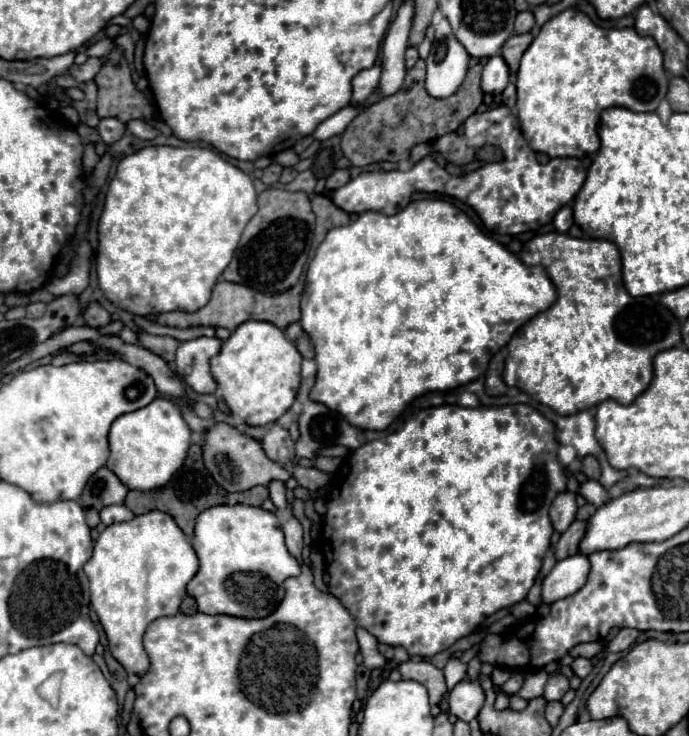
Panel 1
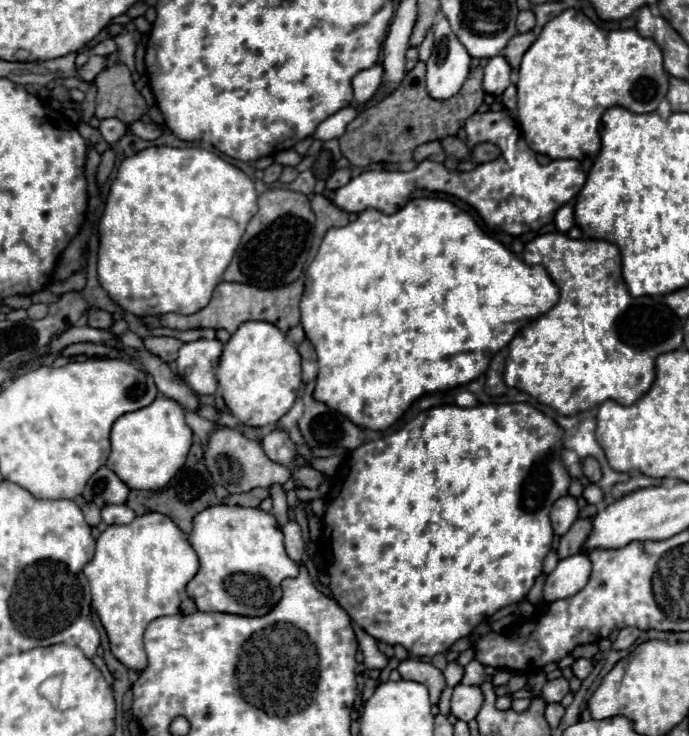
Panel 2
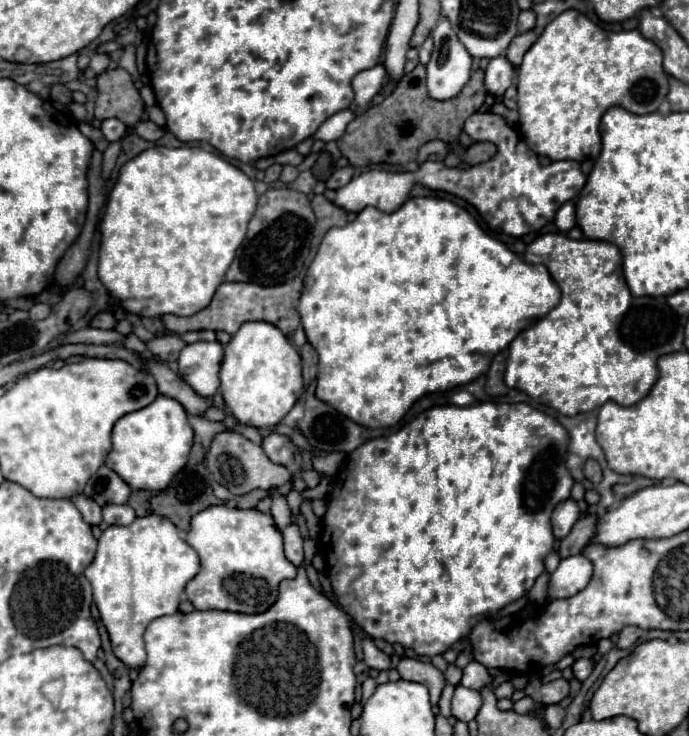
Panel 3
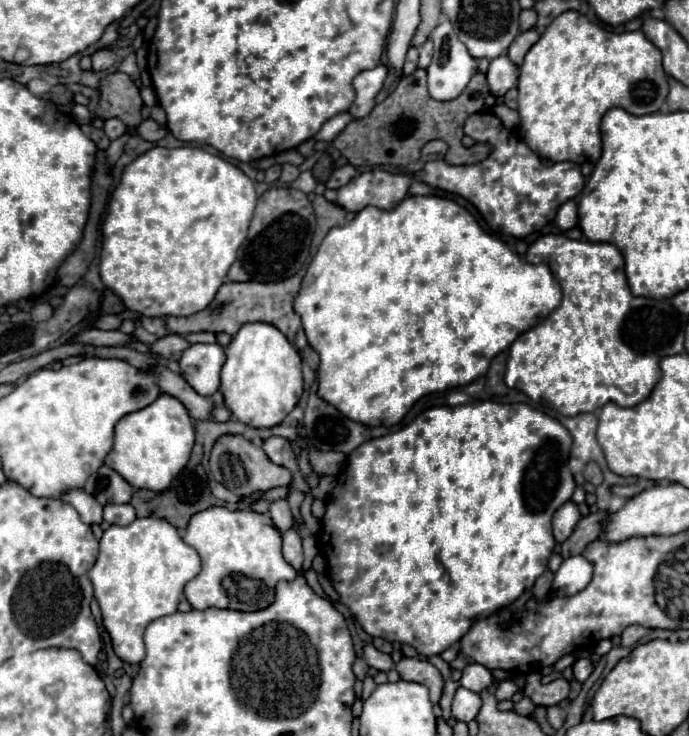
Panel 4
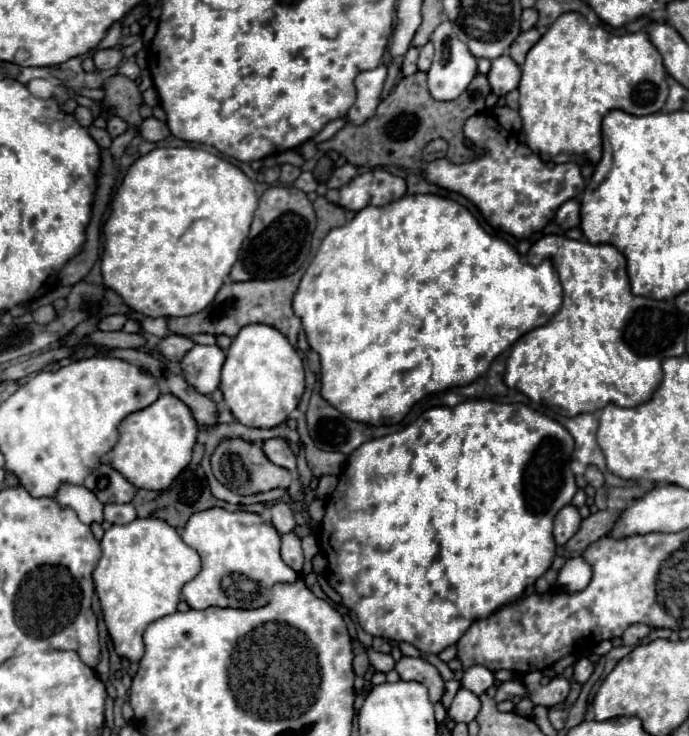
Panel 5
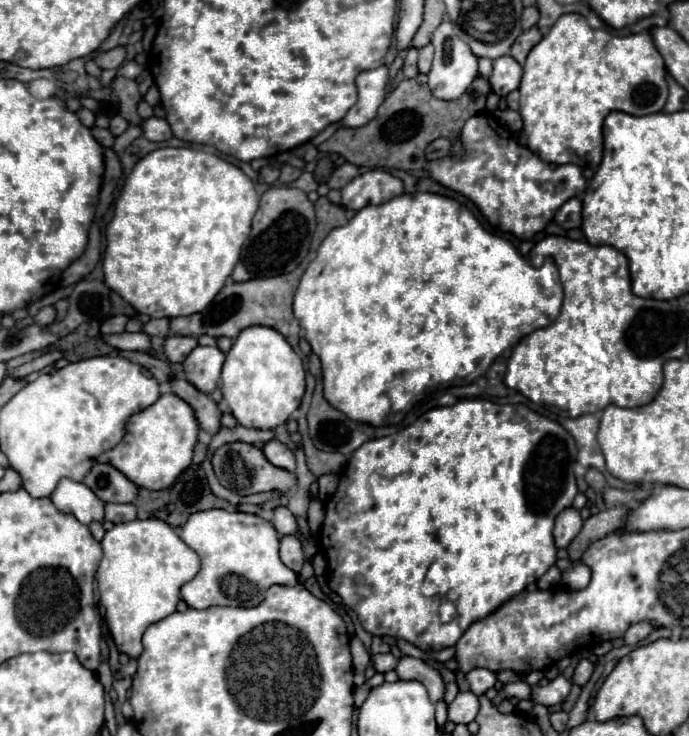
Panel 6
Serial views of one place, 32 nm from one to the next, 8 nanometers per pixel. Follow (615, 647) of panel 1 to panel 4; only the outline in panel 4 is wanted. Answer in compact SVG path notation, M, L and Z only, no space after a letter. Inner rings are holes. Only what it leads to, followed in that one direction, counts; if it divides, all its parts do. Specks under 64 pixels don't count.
M628 626L620 636L620 646L634 646L642 636L646 634L646 628L642 626Z

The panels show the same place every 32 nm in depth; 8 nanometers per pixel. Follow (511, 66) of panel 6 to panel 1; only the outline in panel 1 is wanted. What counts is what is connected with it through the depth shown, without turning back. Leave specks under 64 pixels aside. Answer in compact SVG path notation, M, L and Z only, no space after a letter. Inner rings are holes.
M490 56L486 66L484 66L484 72L482 72L482 90L488 92L488 94L500 94L506 84L508 84L508 66L504 64L504 58L502 56Z

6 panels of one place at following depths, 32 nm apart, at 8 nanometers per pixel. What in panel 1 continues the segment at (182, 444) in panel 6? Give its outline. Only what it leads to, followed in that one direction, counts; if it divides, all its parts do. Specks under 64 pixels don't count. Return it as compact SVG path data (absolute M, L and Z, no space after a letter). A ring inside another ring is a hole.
M158 396L148 406L116 418L108 434L108 444L110 458L106 466L120 482L130 490L154 490L164 486L182 466L190 448L190 428L182 418L180 408Z

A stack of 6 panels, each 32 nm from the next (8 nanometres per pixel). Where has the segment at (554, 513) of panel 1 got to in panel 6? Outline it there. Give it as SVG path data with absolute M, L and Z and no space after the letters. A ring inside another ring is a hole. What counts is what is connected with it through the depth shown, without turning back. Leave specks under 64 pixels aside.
M564 508L558 516L556 516L556 524L554 524L554 540L558 548L566 548L570 544L570 540L576 536L576 532L580 532L580 524L582 518L578 514L576 508Z

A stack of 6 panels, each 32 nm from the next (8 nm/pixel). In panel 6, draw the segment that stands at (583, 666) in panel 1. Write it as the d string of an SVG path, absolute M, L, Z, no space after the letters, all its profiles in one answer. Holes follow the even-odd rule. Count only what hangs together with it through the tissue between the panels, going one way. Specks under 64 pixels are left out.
M580 660L580 662L578 662L578 666L576 666L576 672L574 672L572 682L574 682L574 684L584 686L584 684L590 680L592 670L594 670L594 666L592 666L592 662L590 662L590 660Z

